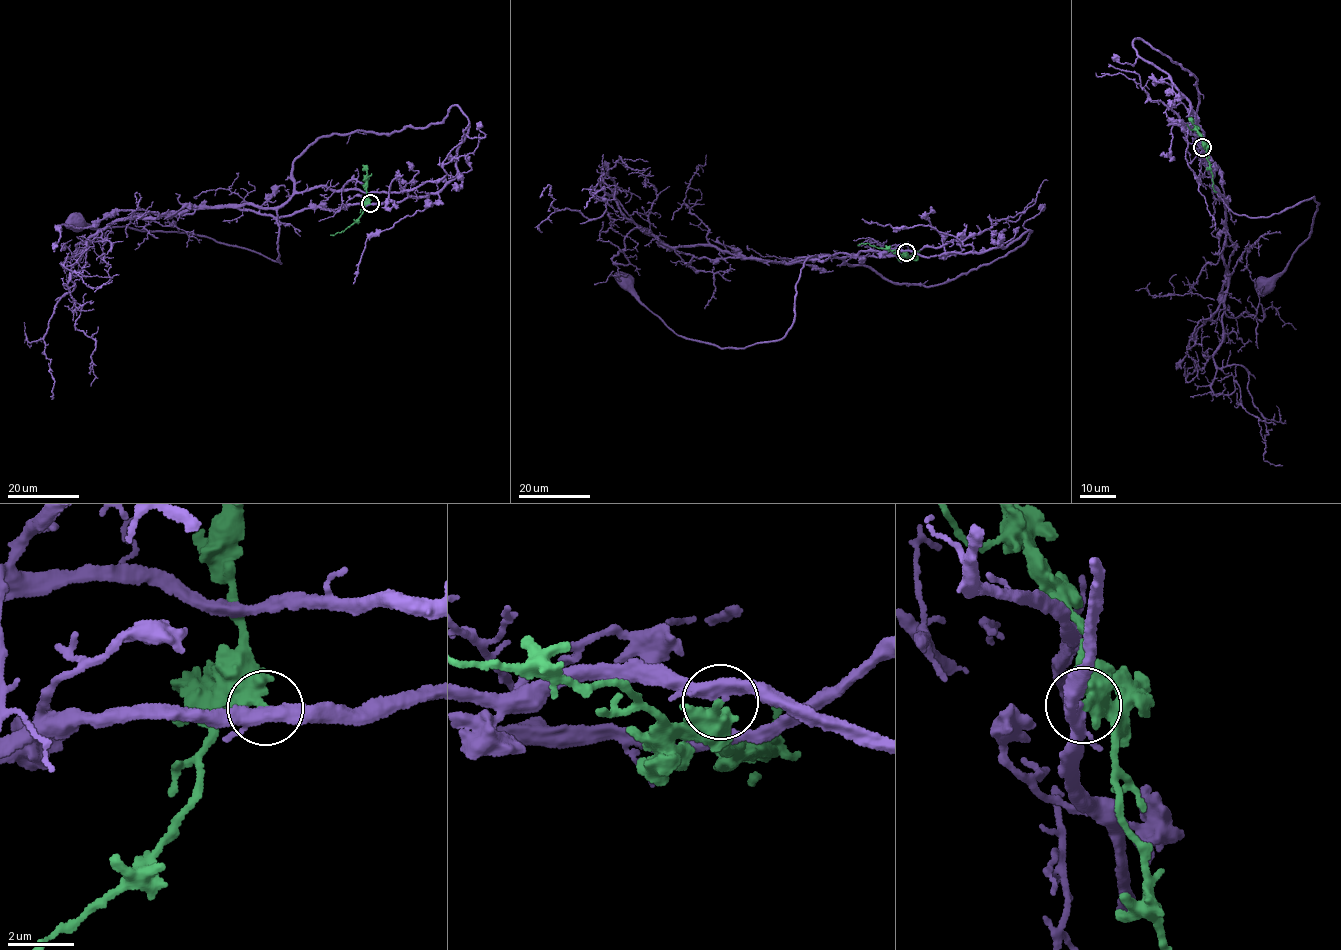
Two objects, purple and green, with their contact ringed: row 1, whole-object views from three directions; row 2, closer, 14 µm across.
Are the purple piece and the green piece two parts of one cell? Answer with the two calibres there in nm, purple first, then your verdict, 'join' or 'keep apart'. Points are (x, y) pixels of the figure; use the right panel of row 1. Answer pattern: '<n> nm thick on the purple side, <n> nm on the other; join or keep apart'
380 nm thick on the purple side, 360 nm on the other; join

